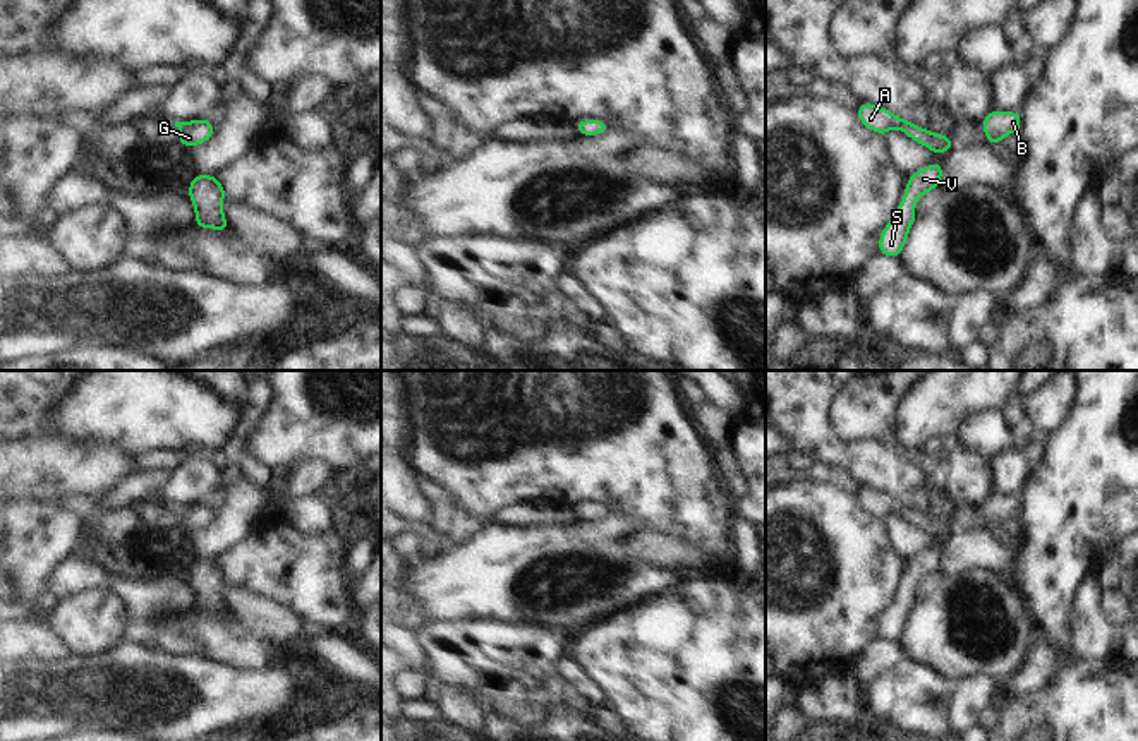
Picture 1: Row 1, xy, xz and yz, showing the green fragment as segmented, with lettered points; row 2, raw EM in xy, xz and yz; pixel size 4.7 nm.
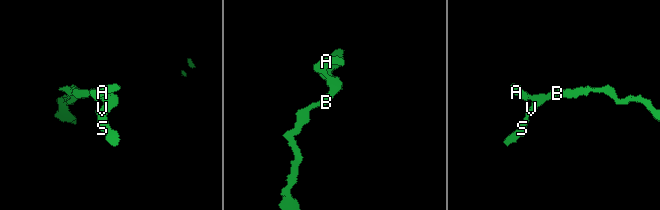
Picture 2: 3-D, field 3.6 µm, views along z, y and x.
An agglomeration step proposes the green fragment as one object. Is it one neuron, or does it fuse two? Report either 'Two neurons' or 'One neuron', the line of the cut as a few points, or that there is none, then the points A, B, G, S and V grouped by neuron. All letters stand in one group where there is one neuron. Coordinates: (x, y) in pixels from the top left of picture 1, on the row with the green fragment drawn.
One neuron. No split. Groups: A B G S V.

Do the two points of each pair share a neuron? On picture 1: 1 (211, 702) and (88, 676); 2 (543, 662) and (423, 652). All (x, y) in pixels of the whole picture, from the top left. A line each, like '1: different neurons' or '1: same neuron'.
1: same neuron
2: same neuron

